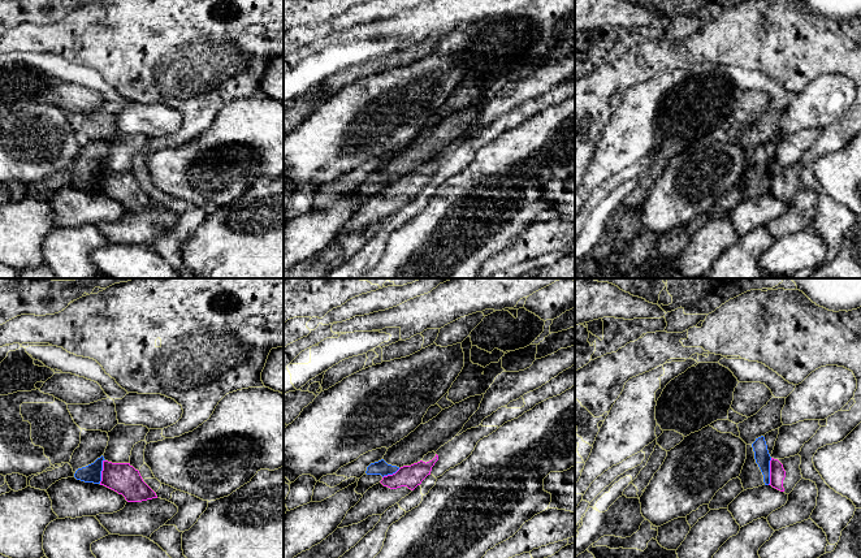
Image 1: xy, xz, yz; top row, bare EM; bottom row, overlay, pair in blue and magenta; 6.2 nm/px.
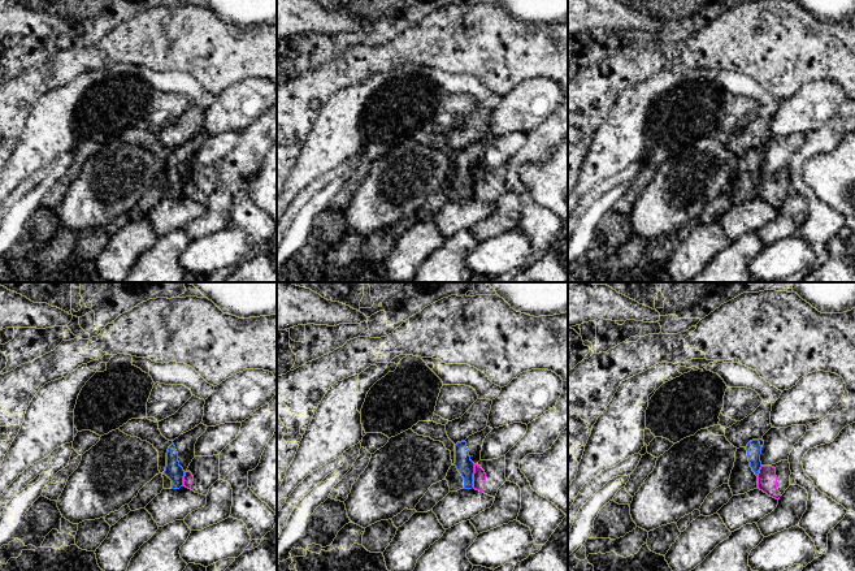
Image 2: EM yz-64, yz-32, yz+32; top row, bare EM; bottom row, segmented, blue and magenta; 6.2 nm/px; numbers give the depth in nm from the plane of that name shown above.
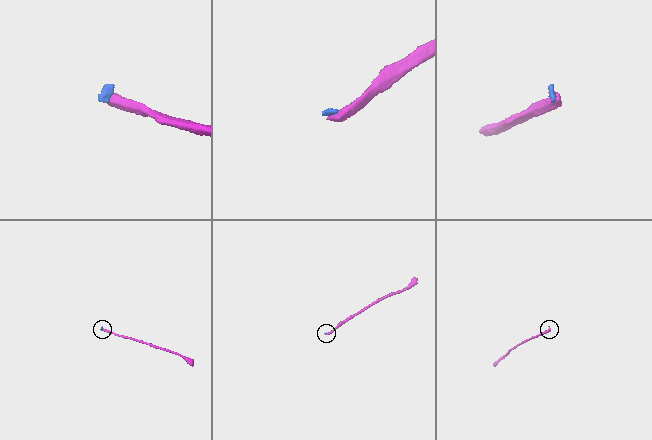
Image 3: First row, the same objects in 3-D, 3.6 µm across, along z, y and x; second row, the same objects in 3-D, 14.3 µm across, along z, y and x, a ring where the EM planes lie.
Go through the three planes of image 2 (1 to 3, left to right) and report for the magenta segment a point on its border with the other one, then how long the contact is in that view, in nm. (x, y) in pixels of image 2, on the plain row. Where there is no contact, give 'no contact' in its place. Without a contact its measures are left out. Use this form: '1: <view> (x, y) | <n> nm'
1: yz-64 (182, 187) | 90 nm
2: yz-32 (472, 185) | 140 nm
3: yz+32 (758, 180) | 70 nm

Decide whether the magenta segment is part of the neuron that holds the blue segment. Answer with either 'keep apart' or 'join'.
keep apart

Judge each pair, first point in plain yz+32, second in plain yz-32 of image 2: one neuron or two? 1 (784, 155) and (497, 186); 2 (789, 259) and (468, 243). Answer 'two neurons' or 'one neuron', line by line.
1: two neurons
2: two neurons

